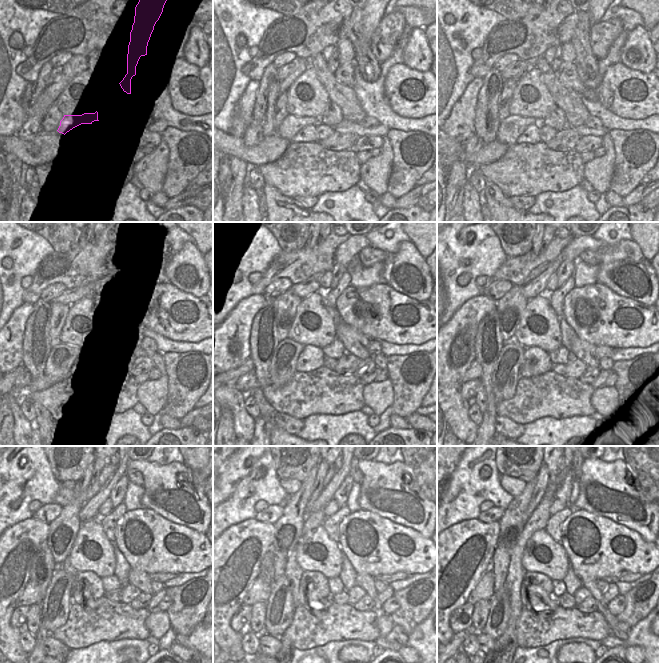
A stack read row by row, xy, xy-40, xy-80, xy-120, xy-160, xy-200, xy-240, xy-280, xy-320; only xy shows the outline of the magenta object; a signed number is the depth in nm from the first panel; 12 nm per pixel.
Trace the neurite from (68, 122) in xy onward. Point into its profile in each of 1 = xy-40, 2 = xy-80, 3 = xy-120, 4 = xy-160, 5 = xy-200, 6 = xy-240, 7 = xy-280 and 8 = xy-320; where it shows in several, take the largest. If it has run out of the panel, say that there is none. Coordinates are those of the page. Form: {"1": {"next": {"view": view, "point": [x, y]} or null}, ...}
{"1": {"next": {"view": "xy-40", "point": [291, 125]}}, "2": {"next": {"view": "xy-80", "point": [512, 127]}}, "3": {"next": {"view": "xy-120", "point": [58, 364]}}, "4": {"next": {"view": "xy-160", "point": [283, 364]}}, "5": {"next": {"view": "xy-200", "point": [506, 372]}}, "6": {"next": {"view": "xy-240", "point": [56, 604]}}, "7": {"next": {"view": "xy-280", "point": [280, 606]}}, "8": {"next": {"view": "xy-320", "point": [499, 614]}}}

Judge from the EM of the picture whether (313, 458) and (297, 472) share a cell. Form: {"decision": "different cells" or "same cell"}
{"decision": "same cell"}

